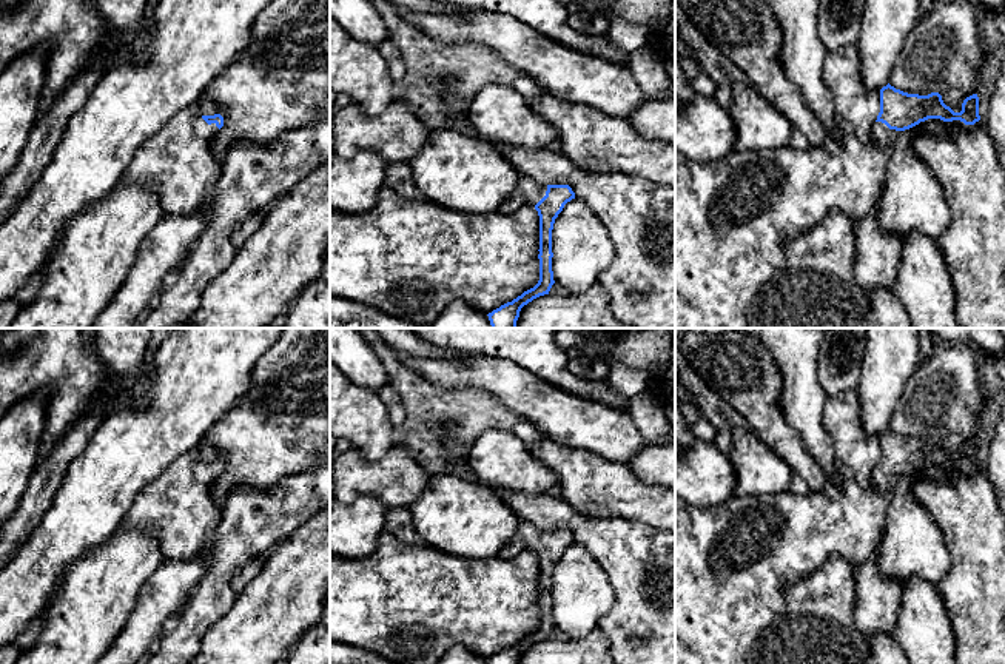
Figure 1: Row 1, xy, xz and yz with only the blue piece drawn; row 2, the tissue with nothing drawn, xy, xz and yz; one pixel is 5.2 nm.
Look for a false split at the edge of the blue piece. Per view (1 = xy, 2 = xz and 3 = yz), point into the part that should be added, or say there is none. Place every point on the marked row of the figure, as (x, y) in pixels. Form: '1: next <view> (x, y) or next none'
1: next xy (178, 164)
2: next xz (527, 191)
3: next yz (734, 216)

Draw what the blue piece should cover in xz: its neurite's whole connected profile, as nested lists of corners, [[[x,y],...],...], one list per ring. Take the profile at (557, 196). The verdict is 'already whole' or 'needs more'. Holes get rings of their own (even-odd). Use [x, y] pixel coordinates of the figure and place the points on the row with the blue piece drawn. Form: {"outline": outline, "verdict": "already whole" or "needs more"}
{"outline": [[[521,174],[513,193],[501,202],[498,213],[512,213],[521,206],[533,206],[539,216],[539,280],[521,296],[489,313],[492,328],[516,328],[519,311],[533,299],[549,294],[553,280],[552,271],[552,230],[564,205],[575,199],[569,185],[541,185]]], "verdict": "needs more"}

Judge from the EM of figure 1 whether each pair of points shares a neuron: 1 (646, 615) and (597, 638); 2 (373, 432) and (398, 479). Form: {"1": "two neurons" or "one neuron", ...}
{"1": "two neurons", "2": "two neurons"}

